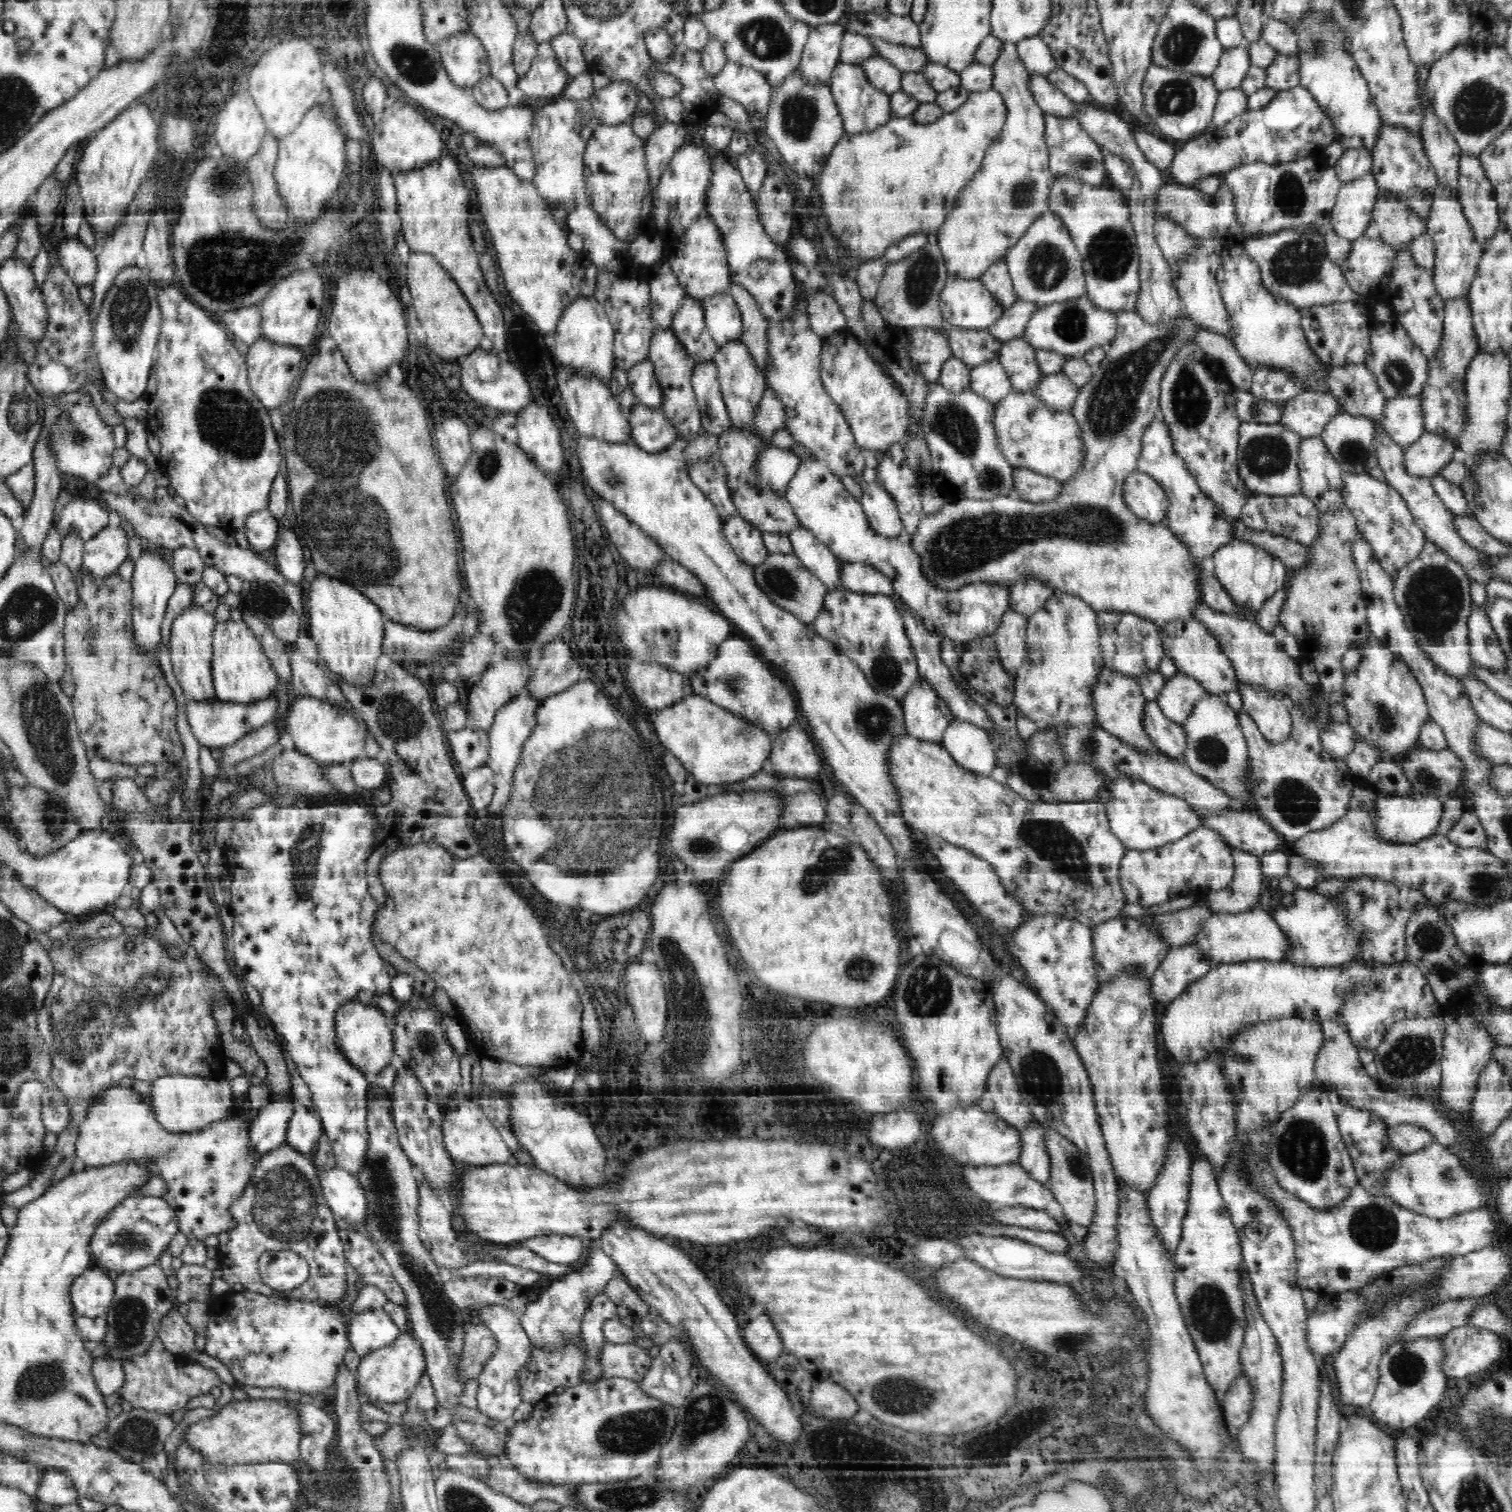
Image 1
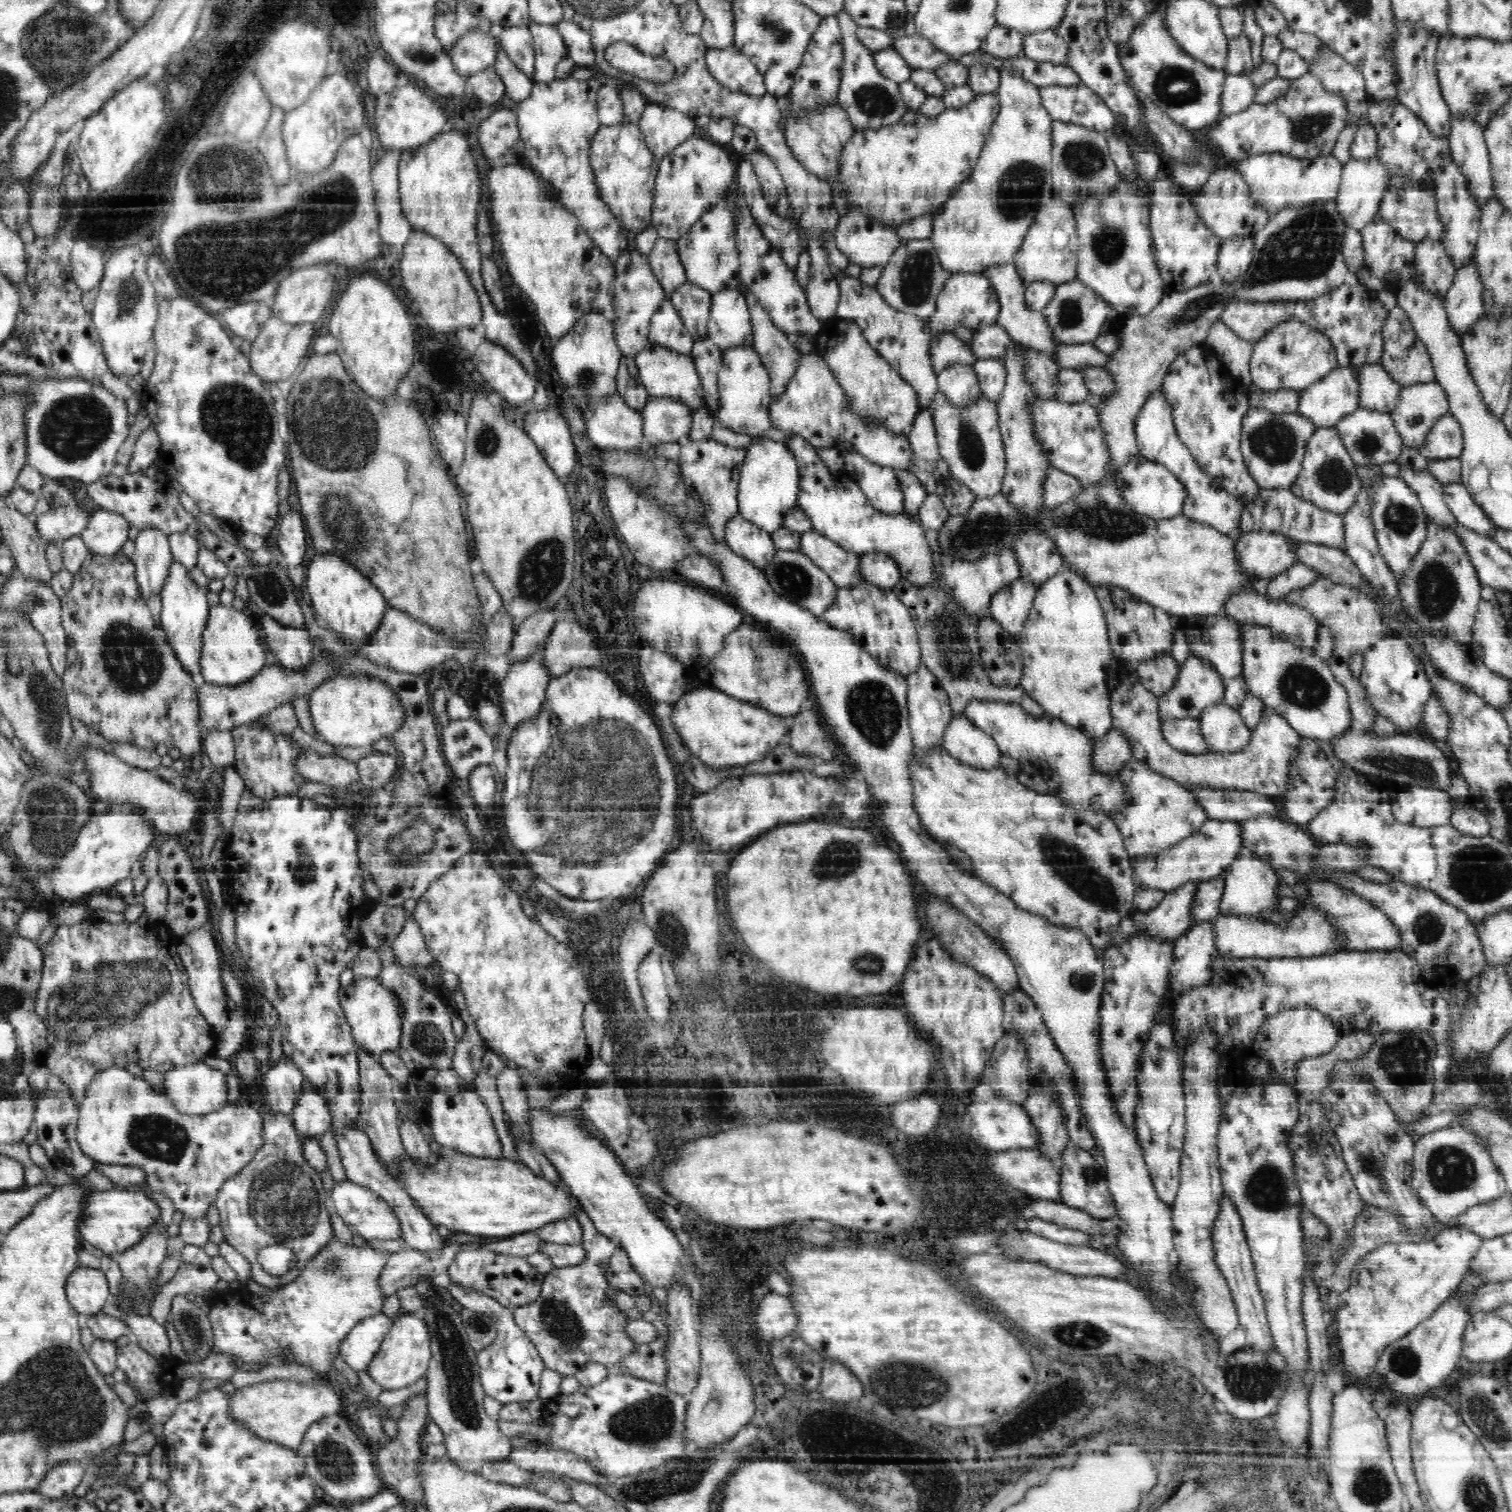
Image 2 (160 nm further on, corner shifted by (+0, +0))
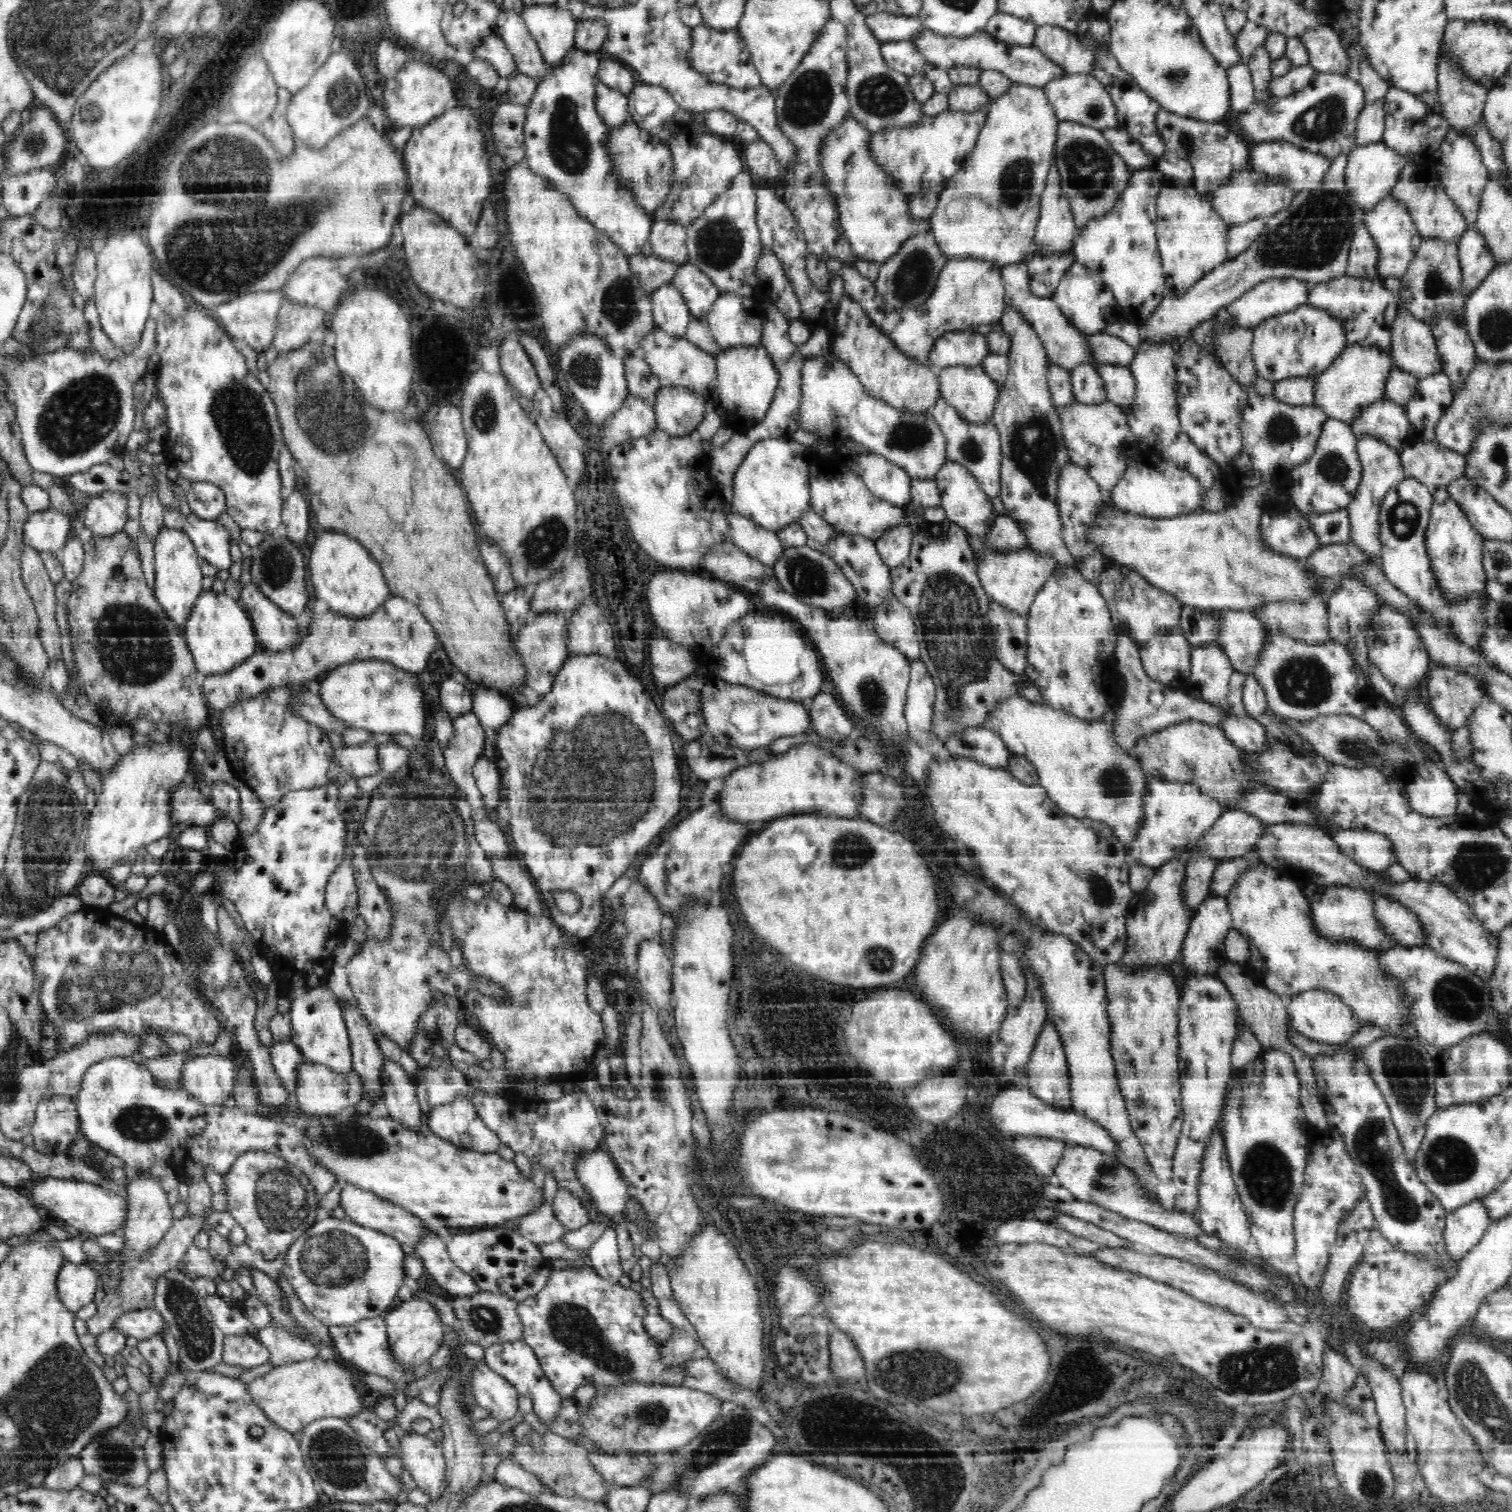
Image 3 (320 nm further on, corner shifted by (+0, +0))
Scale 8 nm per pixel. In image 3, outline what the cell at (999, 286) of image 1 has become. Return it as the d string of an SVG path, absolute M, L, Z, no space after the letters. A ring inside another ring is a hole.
M1026 262L1004 265L1000 267L1000 271L1002 271L1004 288L1006 289L1004 297L1006 297L1007 306L1011 306L1021 316L1023 322L1026 322L1031 330L1034 330L1051 363L1069 371L1076 368L1078 364L1090 364L1095 368L1100 365L1094 363L1094 357L1092 357L1090 347L1088 347L1087 336L1075 330L1074 326L1071 326L1070 322L1063 318L1058 307L1055 306L1054 299L1032 294Z

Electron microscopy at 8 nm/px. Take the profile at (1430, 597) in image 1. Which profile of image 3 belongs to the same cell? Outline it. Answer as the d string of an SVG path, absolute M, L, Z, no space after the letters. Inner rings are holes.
M1446 487L1433 489L1433 503L1426 532L1426 549L1432 577L1444 603L1451 607L1460 600L1472 597L1485 589L1487 581L1483 569L1484 540L1462 513Z

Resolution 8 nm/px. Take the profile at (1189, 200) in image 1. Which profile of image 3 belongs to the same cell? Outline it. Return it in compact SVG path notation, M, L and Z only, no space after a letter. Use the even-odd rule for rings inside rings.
M1250 167L1235 173L1222 182L1218 189L1214 190L1212 198L1212 211L1218 214L1222 222L1228 228L1240 226L1242 223L1252 222L1254 219L1267 218L1291 206L1296 193L1292 193L1279 182L1269 182L1263 176L1255 174Z

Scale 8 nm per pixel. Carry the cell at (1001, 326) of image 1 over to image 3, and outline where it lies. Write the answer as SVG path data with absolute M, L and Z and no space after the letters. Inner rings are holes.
M1073 249L1051 255L1033 252L1026 261L1032 294L1042 298L1052 297L1062 277L1074 262Z

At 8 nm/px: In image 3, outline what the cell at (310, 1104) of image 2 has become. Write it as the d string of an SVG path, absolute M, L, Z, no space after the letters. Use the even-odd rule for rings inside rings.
M306 1061L300 1066L298 1086L296 1088L298 1108L301 1112L316 1117L335 1115L347 1106L359 1104L364 1098L363 1083L356 1070L350 1074L334 1074L334 1071L320 1065L311 1065Z

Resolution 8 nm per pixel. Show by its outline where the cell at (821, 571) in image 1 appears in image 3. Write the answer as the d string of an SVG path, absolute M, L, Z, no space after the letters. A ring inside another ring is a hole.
M848 534L837 535L827 545L826 554L835 564L843 570L844 575L856 589L857 604L865 604L870 608L880 604L884 598L893 596L892 593L892 571L888 571L879 557L874 540L866 540L864 536L856 534L855 537Z

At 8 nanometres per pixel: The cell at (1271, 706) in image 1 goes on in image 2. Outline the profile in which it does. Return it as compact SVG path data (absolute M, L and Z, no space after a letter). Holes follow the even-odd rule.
M1114 659L1111 664L1108 676L1108 689L1110 689L1110 712L1111 727L1118 730L1126 742L1130 743L1131 754L1133 758L1146 763L1154 772L1160 773L1165 777L1171 778L1181 784L1190 787L1202 787L1212 789L1232 789L1235 791L1252 791L1254 794L1266 795L1267 797L1277 798L1286 792L1286 784L1288 784L1288 776L1290 770L1294 768L1294 759L1300 748L1301 736L1292 727L1291 724L1278 713L1276 709L1270 708L1269 705L1262 707L1261 720L1256 728L1253 728L1253 736L1250 742L1237 753L1218 755L1204 754L1191 755L1183 753L1174 747L1171 747L1166 739L1162 736L1162 722L1160 721L1158 697L1150 692L1142 682L1138 675L1139 664L1136 662L1125 662L1122 659Z

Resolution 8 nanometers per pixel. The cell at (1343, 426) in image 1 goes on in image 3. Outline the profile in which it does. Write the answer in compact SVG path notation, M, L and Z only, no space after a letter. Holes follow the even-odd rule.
M1386 399L1370 404L1349 425L1355 438L1362 433L1372 435L1396 449L1398 453L1408 445L1412 433L1404 406Z

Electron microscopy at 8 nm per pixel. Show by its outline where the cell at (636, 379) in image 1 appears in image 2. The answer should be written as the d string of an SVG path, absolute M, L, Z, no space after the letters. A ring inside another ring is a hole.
M649 341L646 350L636 355L634 359L642 384L648 390L648 396L672 397L686 403L694 411L706 409L706 389L700 381L691 355L682 355Z

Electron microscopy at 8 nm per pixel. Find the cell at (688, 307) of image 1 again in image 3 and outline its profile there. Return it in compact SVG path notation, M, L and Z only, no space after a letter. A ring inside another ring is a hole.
M688 260L678 267L671 281L682 295L691 318L695 320L706 319L714 301L722 293L706 275L702 274L702 271L698 270L698 267Z

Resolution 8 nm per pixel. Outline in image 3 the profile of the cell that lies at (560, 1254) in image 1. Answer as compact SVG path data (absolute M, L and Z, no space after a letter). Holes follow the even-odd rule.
M557 1187L552 1209L554 1209L554 1215L568 1231L584 1226L589 1220L588 1209L586 1205L582 1205L582 1199L578 1199L576 1193L564 1187Z

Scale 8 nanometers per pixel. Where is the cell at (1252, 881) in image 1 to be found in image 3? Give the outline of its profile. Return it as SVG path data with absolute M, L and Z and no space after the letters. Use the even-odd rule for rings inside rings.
M1266 864L1252 865L1241 873L1225 899L1232 915L1233 929L1249 942L1249 964L1260 975L1264 975L1268 990L1286 999L1312 989L1329 990L1337 994L1362 1023L1375 1025L1382 1031L1388 1030L1392 1035L1418 1036L1414 1031L1404 1031L1402 1016L1406 1014L1406 1010L1401 1002L1399 988L1393 980L1381 974L1374 951L1354 941L1338 942L1319 938L1311 930L1310 903L1306 902L1306 895L1293 878L1286 877Z

